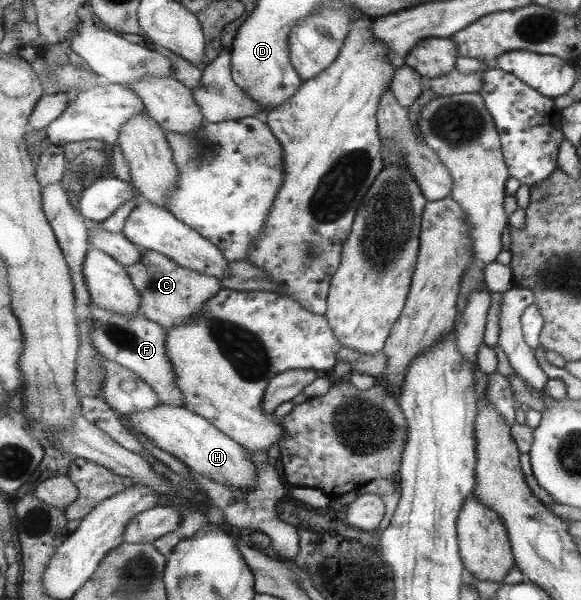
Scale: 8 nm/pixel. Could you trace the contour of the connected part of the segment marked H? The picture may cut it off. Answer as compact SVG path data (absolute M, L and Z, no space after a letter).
M160 403L151 411L136 411L125 415L131 429L145 434L149 441L163 451L181 459L191 471L195 471L219 484L233 486L240 491L252 491L257 484L257 465L237 440L221 431L210 420L185 407L173 407Z

